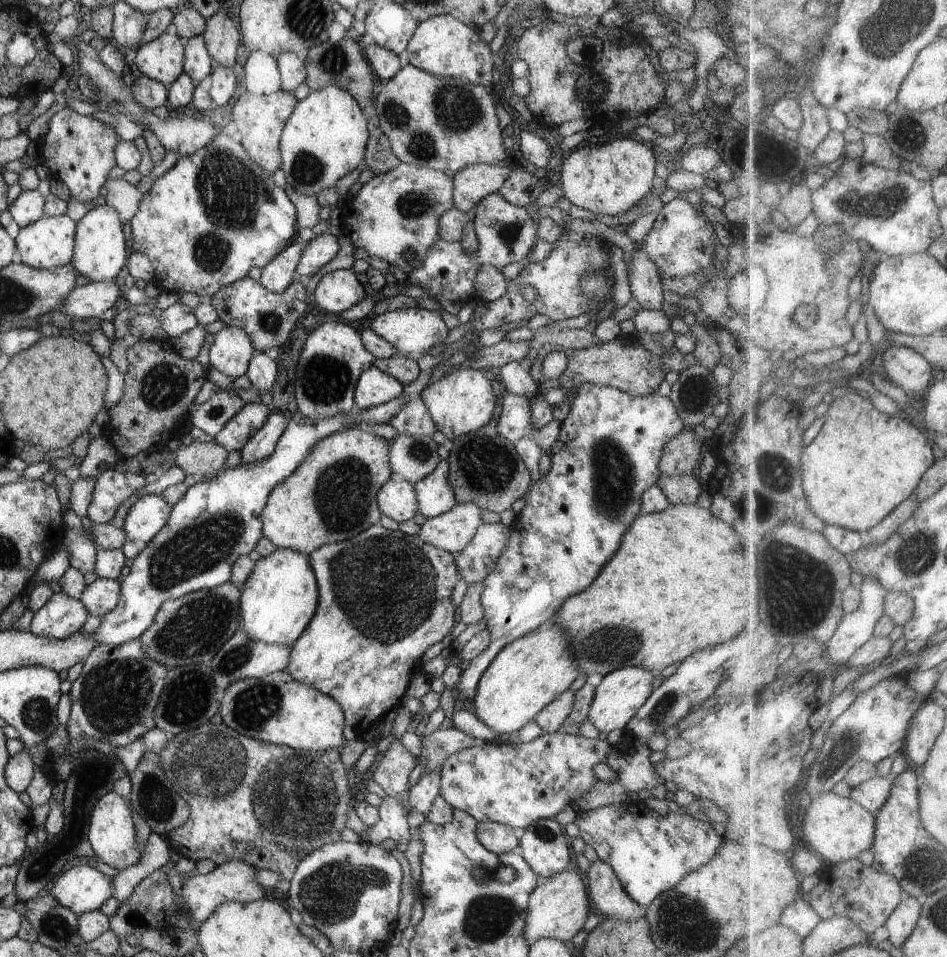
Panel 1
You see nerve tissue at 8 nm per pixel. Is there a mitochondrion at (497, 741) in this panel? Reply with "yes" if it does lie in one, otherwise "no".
no

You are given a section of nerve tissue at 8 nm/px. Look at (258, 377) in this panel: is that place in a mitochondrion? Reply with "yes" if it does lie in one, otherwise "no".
no

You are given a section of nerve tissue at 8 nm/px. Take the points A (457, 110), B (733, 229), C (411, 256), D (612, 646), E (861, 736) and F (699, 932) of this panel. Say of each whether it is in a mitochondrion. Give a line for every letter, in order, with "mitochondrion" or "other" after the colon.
A: mitochondrion
B: other
C: other
D: mitochondrion
E: mitochondrion
F: mitochondrion

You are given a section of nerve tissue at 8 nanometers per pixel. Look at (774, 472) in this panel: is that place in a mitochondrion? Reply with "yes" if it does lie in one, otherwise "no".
yes

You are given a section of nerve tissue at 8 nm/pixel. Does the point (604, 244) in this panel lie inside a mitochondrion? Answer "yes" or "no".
no

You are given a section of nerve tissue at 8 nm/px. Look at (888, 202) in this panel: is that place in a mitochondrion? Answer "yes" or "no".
yes

